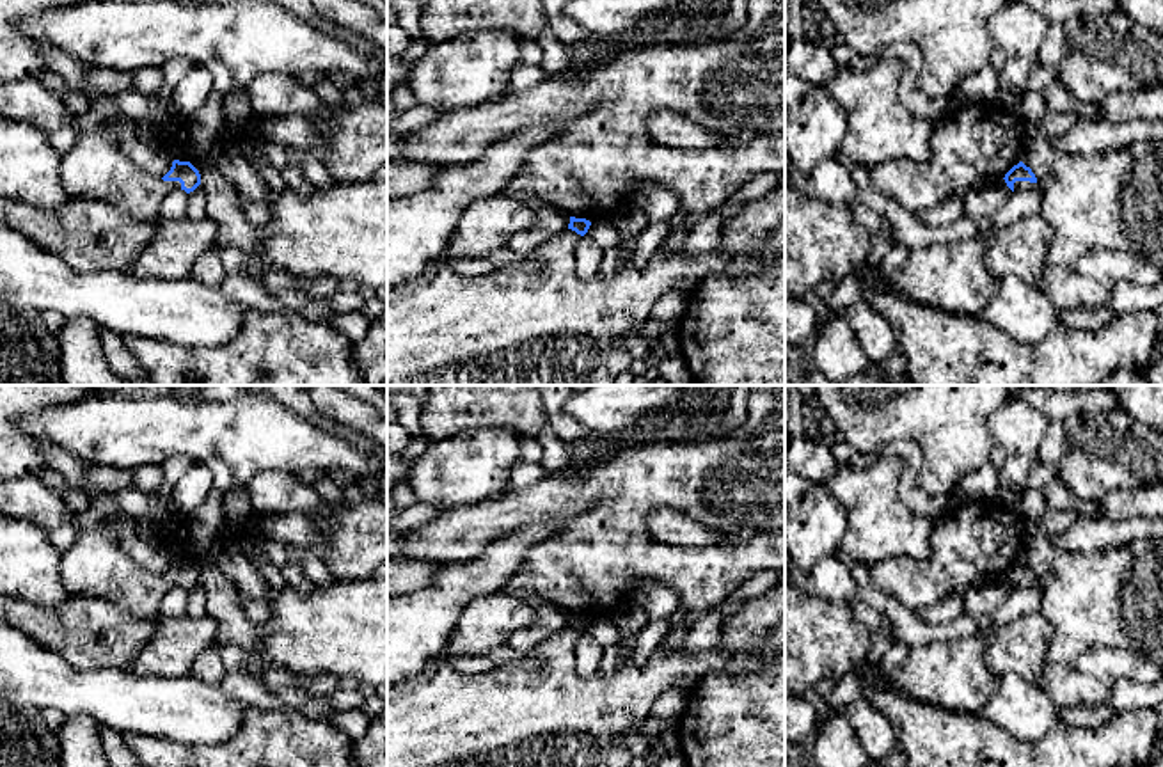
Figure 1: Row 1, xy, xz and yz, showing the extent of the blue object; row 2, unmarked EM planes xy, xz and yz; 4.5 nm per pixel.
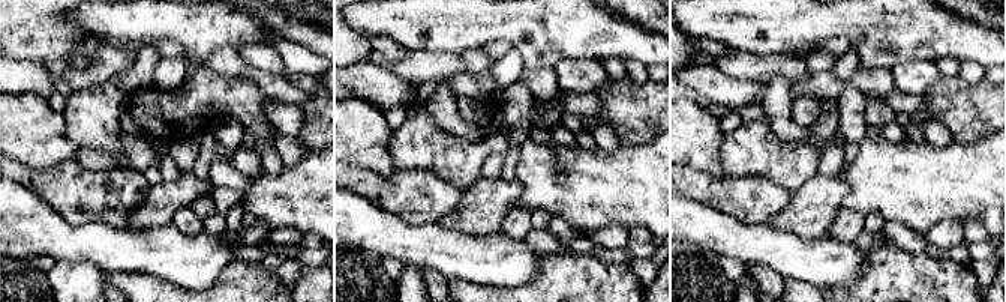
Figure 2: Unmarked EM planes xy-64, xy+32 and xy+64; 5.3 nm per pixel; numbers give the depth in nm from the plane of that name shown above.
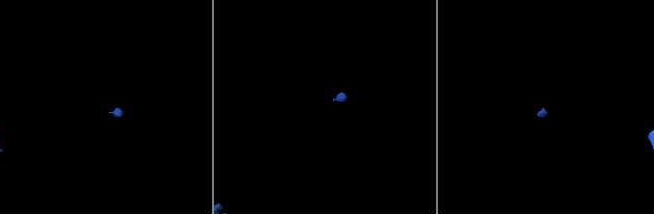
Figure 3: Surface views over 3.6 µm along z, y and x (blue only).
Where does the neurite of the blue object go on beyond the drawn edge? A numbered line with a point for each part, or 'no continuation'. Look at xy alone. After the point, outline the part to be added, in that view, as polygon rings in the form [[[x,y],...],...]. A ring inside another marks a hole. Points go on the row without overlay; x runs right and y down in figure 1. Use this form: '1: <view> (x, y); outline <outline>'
1: xy (94, 565); outline [[[114,513],[92,527],[78,529],[62,554],[60,579],[67,598],[98,598],[126,609],[140,620],[158,618],[162,598],[181,586],[138,566],[119,545],[119,527],[135,522]]]

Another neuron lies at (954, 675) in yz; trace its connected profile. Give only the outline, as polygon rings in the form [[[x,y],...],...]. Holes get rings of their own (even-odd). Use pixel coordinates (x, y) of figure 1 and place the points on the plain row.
[[[991,623],[975,636],[911,646],[893,676],[895,685],[909,700],[980,714],[998,687],[998,675],[987,666],[994,627]]]

